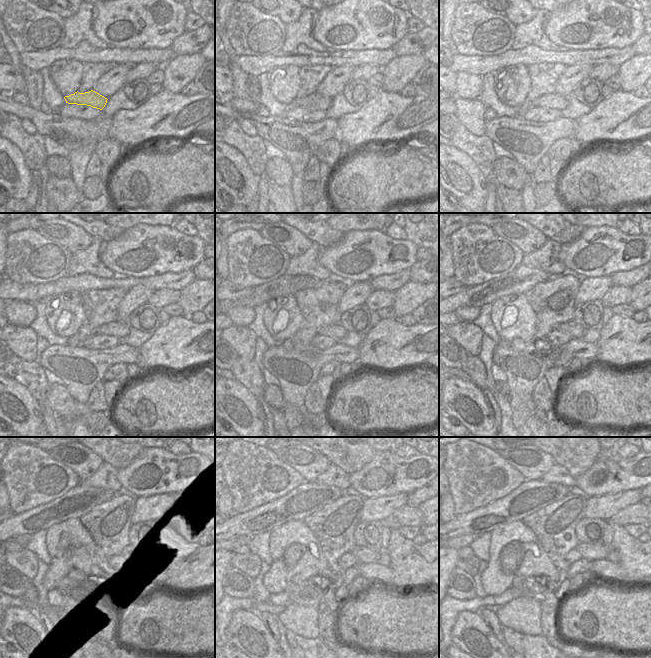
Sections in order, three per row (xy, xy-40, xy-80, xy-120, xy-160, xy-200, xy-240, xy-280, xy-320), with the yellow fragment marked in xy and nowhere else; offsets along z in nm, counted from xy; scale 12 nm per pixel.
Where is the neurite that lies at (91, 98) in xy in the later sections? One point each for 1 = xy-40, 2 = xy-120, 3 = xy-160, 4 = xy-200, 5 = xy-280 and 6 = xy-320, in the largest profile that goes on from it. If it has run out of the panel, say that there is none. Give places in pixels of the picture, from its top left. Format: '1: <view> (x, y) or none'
1: xy-40 (316, 100)
2: xy-120 (119, 330)
3: xy-160 (338, 331)
4: xy-200 (562, 334)
5: xy-280 (363, 555)
6: xy-320 (589, 552)

